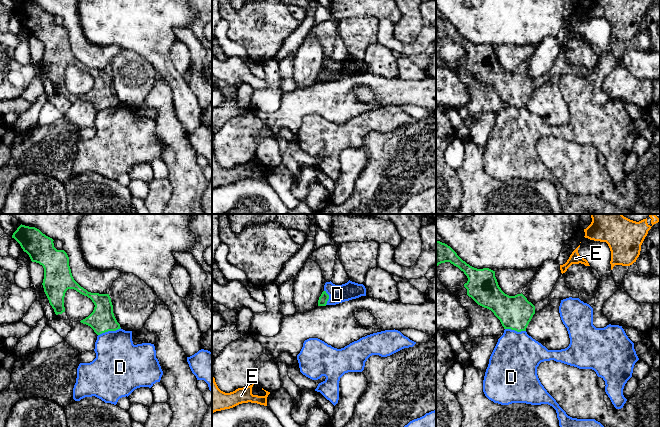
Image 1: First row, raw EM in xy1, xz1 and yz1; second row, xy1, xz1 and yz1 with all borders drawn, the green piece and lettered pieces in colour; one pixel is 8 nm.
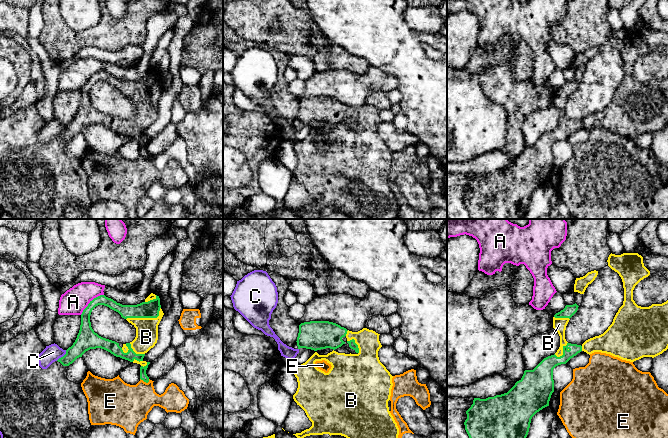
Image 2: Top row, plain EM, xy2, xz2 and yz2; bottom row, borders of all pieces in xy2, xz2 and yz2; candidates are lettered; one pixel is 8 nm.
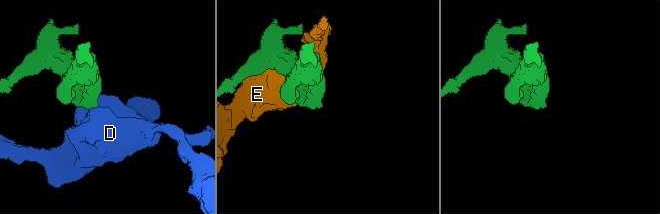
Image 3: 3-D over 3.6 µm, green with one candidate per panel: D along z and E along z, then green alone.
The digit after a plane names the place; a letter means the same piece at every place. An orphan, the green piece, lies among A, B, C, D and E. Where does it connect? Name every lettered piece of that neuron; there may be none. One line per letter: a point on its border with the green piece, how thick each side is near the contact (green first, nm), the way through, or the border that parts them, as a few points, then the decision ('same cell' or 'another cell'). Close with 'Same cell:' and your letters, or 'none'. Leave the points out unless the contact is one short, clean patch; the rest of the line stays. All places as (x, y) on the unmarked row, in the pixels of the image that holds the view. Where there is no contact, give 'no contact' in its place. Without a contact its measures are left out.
A: contact xy2 (90, 78); calibres 120 and 200 nm; border xy2 (103, 70), (95, 73), (80, 90); another cell
B: contact xy2 (146, 93); calibres 140 and 180 nm; same cell
C: contact xy2 (63, 132); calibres 170 and 140 nm; another cell
D: contact xy1 (109, 106); calibres 200 and 360 nm; border xy1 (120, 103), (98, 111); another cell
E: contact xy2 (145, 157); calibres 60 and 340 nm; border xy2 (140, 154), (146, 158), (149, 157); another cell
Same cell: B

